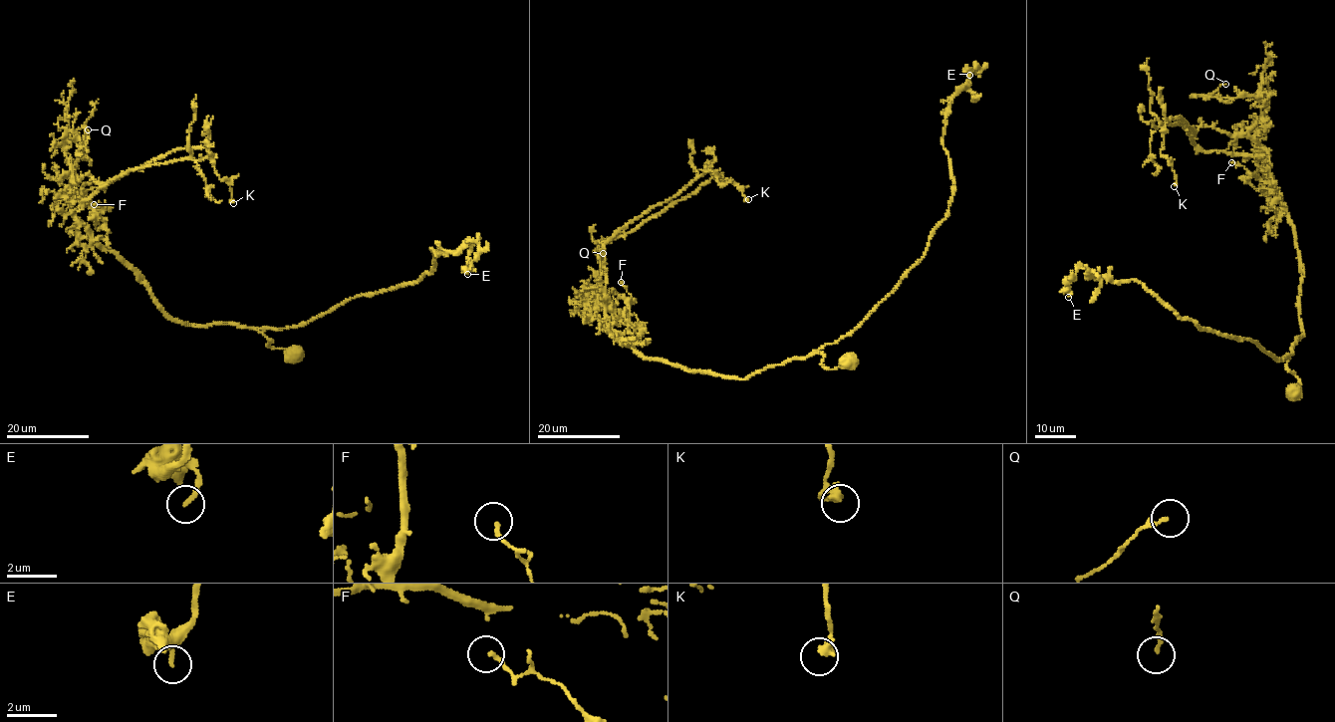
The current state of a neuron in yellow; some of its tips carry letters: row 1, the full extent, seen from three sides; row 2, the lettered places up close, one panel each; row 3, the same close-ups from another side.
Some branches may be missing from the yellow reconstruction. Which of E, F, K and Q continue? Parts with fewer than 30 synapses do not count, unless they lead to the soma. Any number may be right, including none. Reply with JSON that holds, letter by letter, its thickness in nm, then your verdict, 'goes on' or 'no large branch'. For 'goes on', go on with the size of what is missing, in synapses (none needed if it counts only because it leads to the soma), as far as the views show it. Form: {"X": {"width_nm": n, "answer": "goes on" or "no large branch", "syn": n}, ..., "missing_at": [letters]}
{"E": {"width_nm": 150, "answer": "no large branch"}, "F": {"width_nm": 150, "answer": "no large branch"}, "K": {"width_nm": 320, "answer": "no large branch"}, "Q": {"width_nm": 150, "answer": "no large branch"}, "missing_at": []}

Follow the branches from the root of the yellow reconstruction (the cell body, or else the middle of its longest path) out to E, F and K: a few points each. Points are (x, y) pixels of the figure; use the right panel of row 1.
E: (1292, 391), (1290, 356), (1205, 331), (1137, 281), (1081, 267), (1068, 297)
F: (1292, 391), (1300, 382), (1286, 363), (1303, 333), (1293, 223), (1269, 164), (1267, 182), (1231, 162)
K: (1292, 391), (1300, 262), (1262, 148), (1200, 120), (1196, 134), (1182, 118), (1167, 120), (1174, 186)

